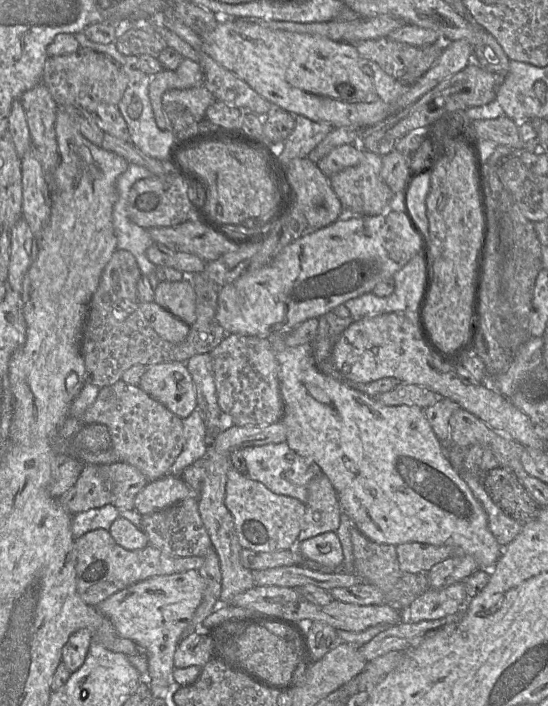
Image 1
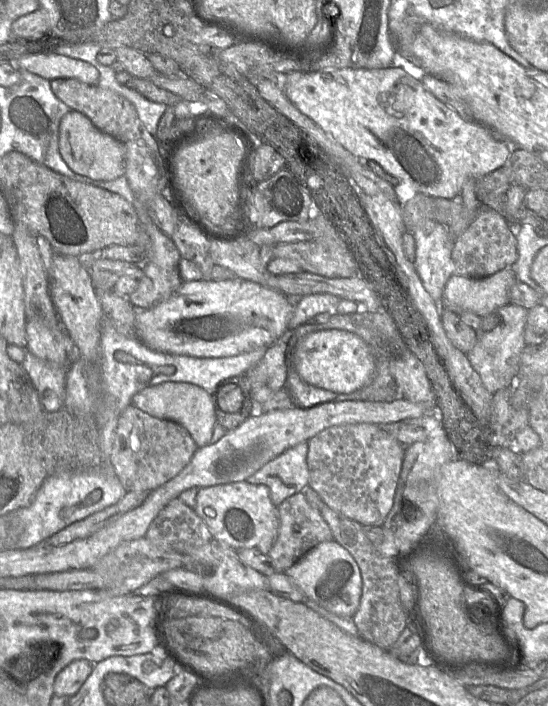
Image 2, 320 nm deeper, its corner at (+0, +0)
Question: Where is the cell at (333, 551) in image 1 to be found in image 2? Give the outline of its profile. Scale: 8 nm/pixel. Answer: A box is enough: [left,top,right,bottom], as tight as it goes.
[285,540,362,617]

